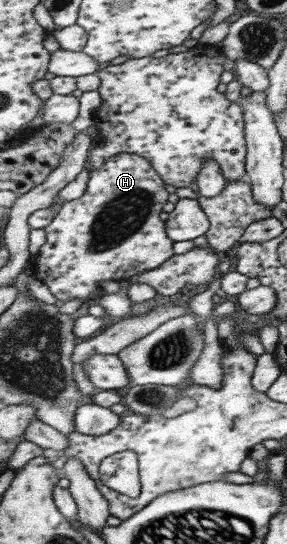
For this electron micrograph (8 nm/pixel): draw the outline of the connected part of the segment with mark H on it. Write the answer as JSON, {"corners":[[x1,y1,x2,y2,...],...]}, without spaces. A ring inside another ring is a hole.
{"corners":[[122,152,122,154,112,156,103,168,91,171,90,180,87,183,84,194,79,199,73,199,70,202,66,202,59,210,56,218,54,218,54,222,44,229,47,240,39,249,38,258,35,262,36,274,34,276,47,286,51,291,51,294,58,300,59,304,63,304,65,302,70,302,70,300,95,302,102,293,100,289,100,284,102,284,102,282,110,282,110,280,120,282,122,280,129,280,134,275,142,274,148,270,156,270,158,266,162,266,164,262,168,262,168,260,174,256,174,239,166,232,166,222,164,222,161,217,166,202,168,202,166,183,160,177,157,170,153,168,150,160,137,154,130,154,130,152]]}

